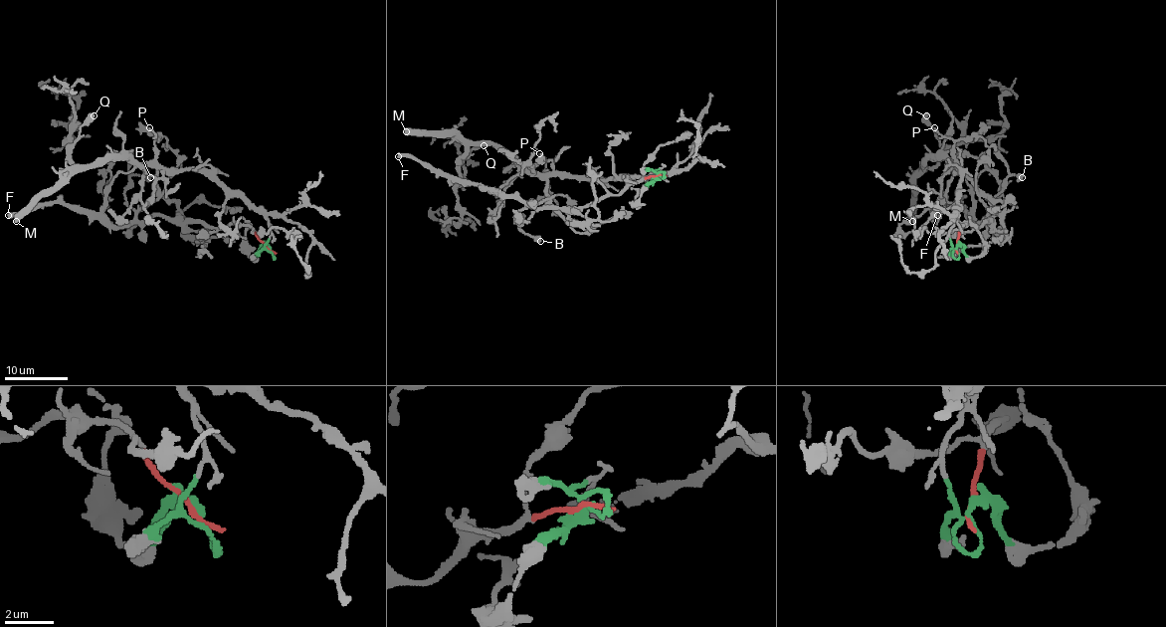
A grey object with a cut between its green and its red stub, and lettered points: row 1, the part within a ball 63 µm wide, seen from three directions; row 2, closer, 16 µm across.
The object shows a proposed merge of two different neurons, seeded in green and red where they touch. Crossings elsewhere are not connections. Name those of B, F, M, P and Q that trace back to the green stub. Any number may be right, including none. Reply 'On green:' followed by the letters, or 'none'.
On green: M, P, Q

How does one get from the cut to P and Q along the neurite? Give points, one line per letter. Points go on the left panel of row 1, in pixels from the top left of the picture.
P: (268, 247), (268, 220), (201, 172), (162, 167), (157, 163), (155, 134), (149, 128)
Q: (268, 247), (268, 220), (201, 172), (136, 166), (128, 158), (79, 167), (71, 145), (95, 115)

